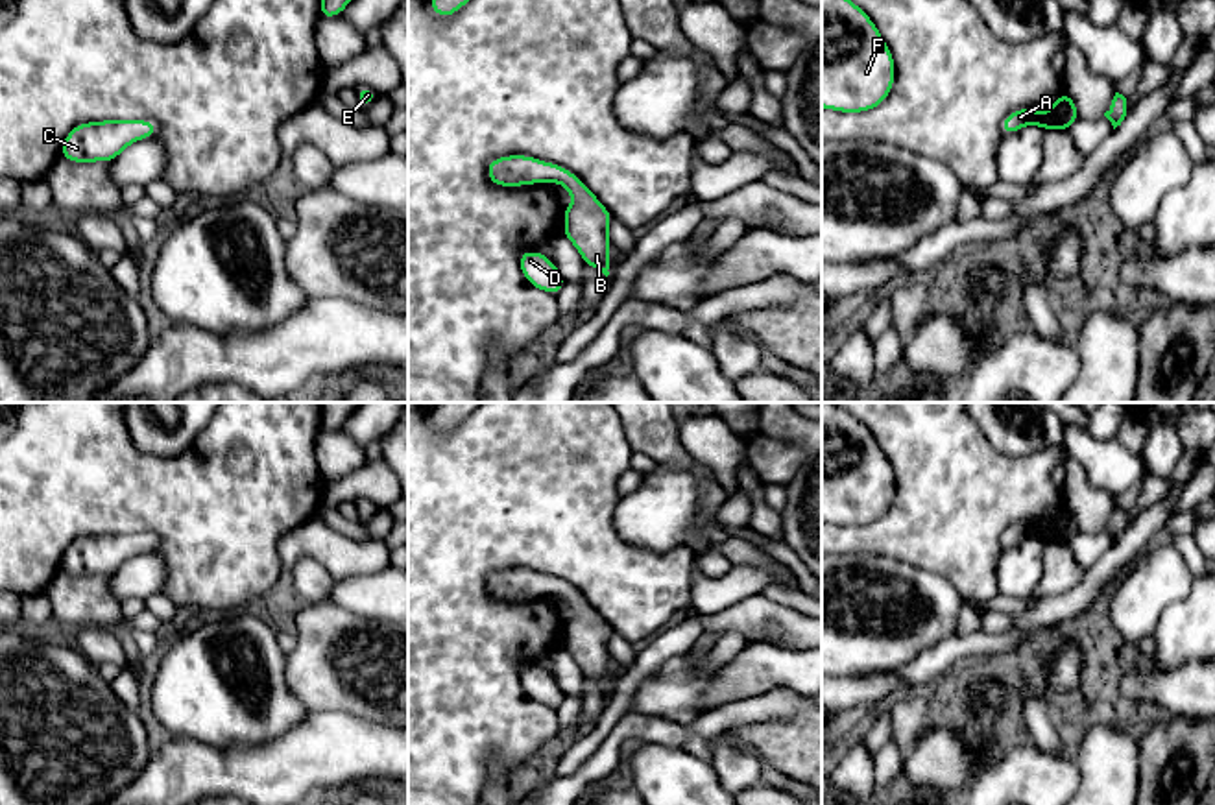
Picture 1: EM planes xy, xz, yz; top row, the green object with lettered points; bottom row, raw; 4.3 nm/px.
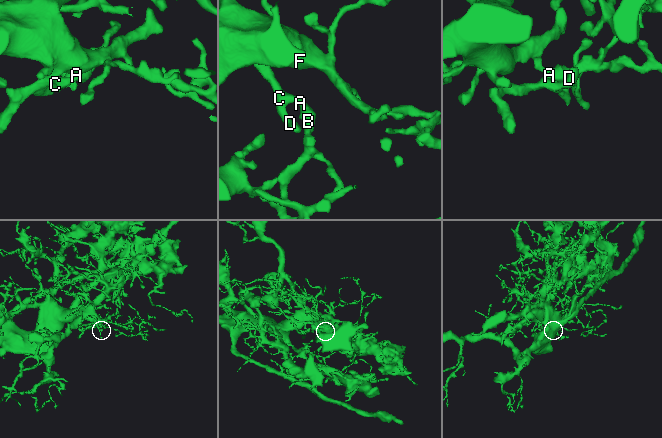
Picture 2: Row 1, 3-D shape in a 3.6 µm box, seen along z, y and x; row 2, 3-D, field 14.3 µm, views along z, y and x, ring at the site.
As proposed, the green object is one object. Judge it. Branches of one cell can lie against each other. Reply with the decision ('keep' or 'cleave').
keep

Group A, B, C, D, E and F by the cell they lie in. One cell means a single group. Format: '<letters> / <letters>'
A B C D E F

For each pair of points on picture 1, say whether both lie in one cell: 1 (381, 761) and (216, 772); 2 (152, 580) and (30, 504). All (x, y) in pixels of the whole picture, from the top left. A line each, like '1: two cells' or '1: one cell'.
1: one cell
2: two cells

